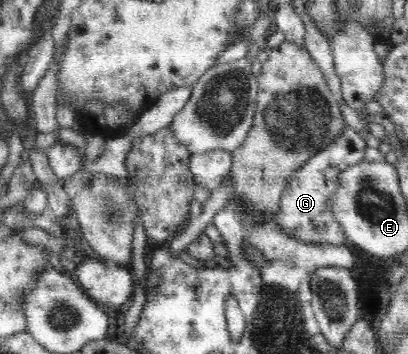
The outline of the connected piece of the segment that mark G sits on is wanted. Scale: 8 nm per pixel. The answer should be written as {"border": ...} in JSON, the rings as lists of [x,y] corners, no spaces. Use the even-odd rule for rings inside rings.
{"border":[[[351,127],[348,128],[327,148],[315,152],[303,166],[298,168],[291,176],[288,185],[283,189],[277,215],[277,224],[289,236],[305,244],[334,244],[345,246],[348,241],[345,231],[331,213],[329,198],[334,196],[339,186],[339,174],[353,164],[364,160],[365,149],[368,144]]]}

